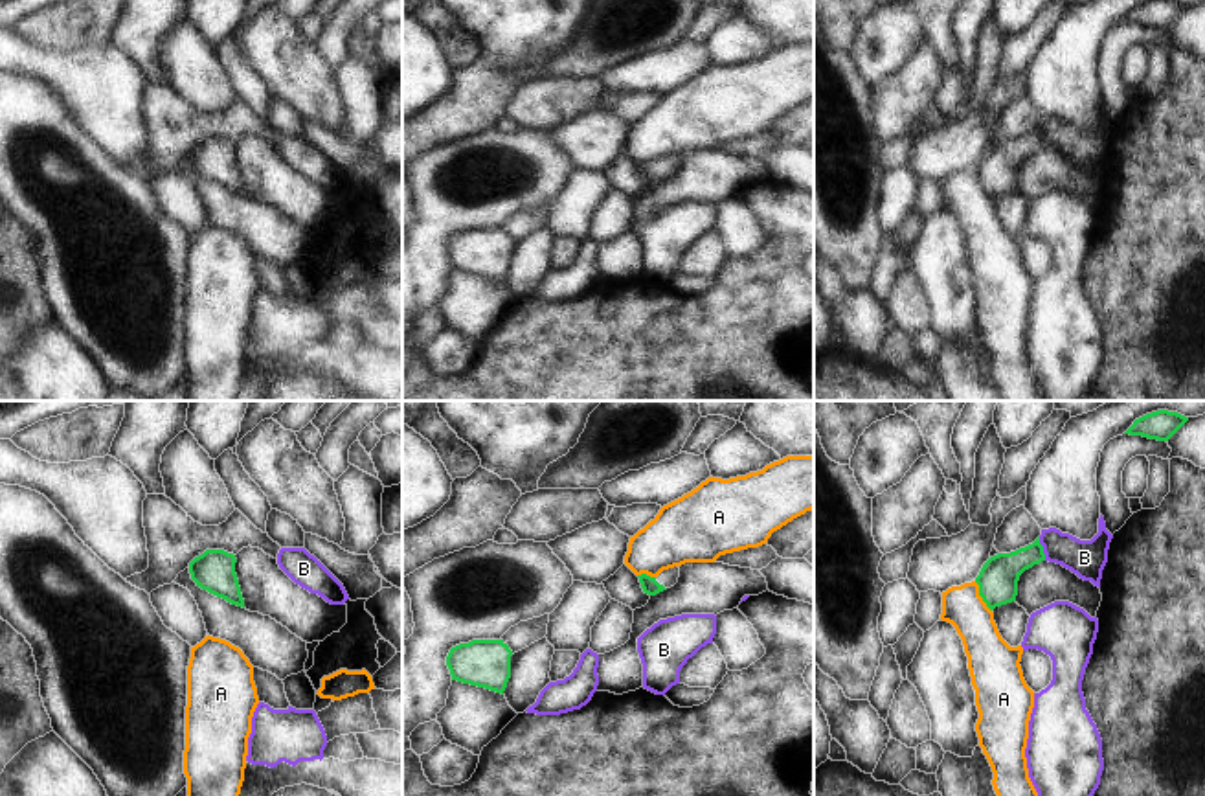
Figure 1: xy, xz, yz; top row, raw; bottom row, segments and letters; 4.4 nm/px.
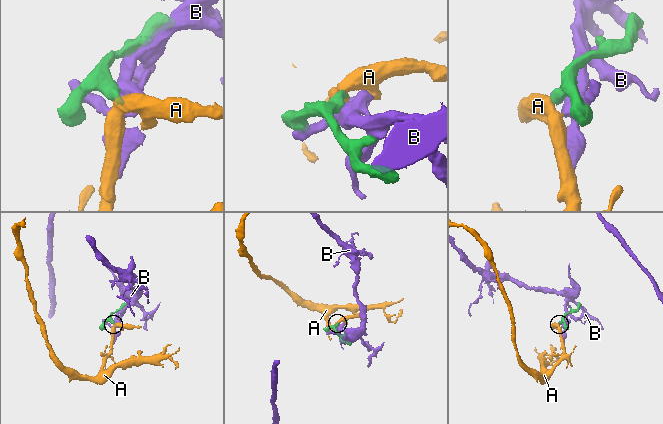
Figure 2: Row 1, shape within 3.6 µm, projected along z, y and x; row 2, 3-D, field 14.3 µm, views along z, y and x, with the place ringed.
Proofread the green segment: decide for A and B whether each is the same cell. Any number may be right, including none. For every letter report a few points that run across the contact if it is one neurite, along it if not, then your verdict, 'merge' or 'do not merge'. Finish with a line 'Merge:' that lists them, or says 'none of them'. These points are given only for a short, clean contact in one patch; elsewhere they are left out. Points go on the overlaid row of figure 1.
A: line yz (974, 581), (991, 611); do not merge
B: line yz (1038, 537), (1046, 559); do not merge
Merge: none of them

